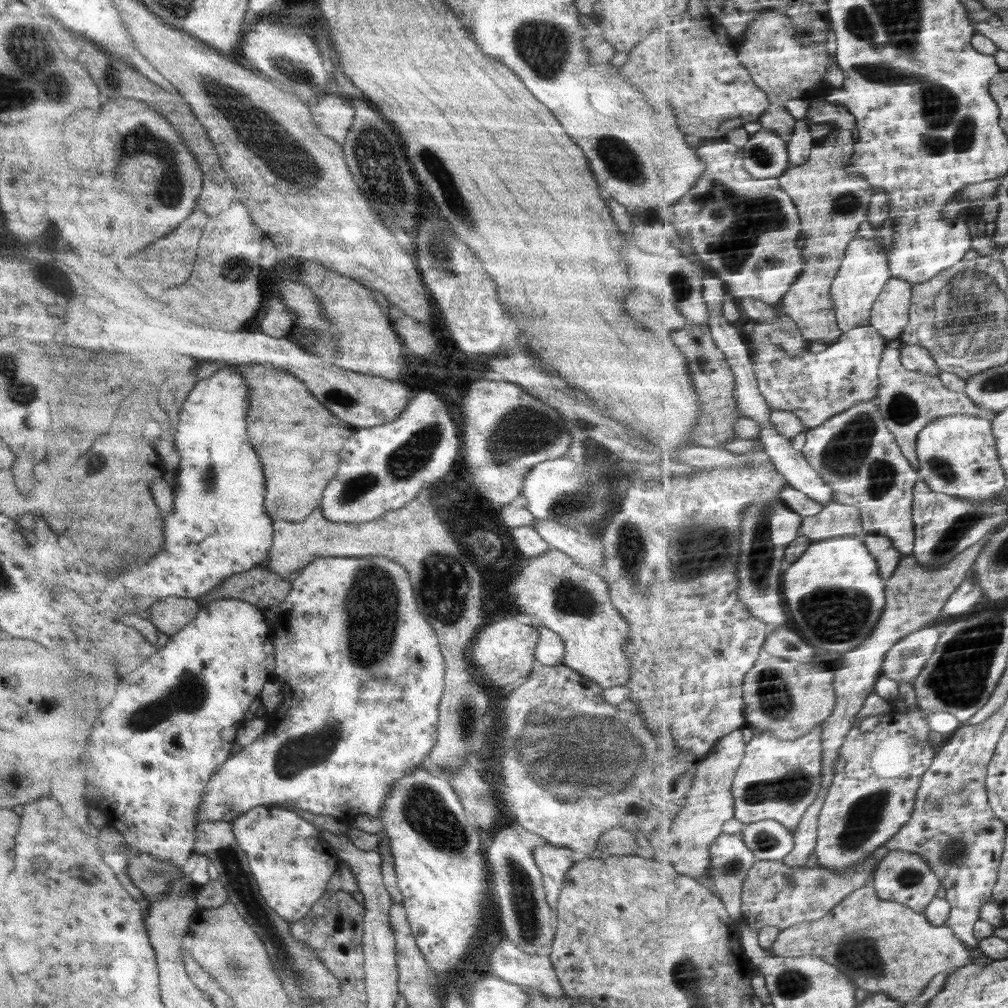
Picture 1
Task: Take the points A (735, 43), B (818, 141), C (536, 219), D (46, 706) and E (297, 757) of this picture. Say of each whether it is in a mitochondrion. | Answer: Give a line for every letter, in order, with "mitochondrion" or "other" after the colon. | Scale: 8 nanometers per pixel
A: other
B: other
C: other
D: other
E: mitochondrion

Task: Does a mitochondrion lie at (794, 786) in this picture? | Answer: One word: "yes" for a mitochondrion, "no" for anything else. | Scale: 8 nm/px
yes

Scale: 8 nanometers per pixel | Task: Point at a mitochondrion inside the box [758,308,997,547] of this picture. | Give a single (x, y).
(848, 454)

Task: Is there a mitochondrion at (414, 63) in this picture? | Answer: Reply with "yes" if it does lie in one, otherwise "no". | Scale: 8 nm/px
no

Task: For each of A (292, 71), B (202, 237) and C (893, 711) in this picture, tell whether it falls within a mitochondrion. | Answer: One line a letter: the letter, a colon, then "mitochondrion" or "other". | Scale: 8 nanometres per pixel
A: mitochondrion
B: other
C: other

